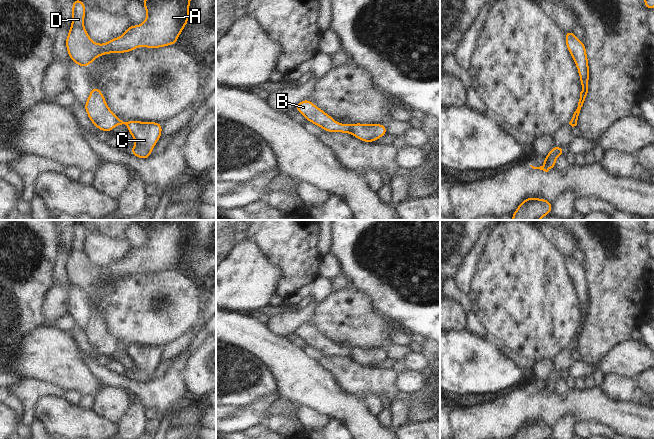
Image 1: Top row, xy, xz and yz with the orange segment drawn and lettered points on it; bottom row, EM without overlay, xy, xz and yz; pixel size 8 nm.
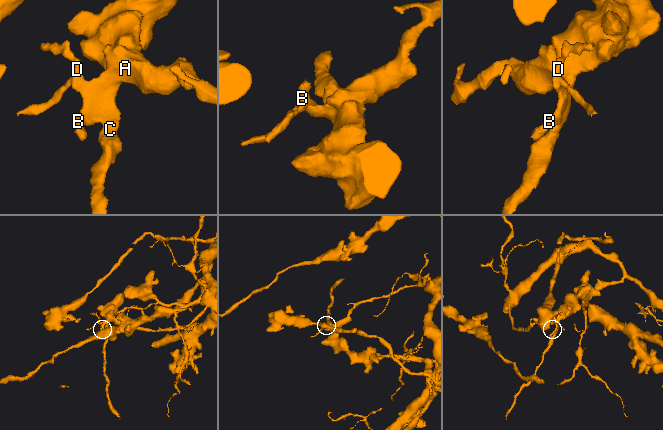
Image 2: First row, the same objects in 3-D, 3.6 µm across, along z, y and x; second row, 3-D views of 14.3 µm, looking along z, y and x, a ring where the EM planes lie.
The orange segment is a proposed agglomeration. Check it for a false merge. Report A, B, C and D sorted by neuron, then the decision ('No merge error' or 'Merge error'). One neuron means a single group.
Groups: A B D / C. Merge error.

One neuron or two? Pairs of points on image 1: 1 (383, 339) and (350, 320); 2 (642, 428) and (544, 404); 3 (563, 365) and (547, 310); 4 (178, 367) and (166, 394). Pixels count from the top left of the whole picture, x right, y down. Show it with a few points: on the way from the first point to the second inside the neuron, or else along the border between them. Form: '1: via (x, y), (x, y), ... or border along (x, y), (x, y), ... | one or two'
1: via (375, 332), (358, 323) | one
2: via (618, 415), (595, 405), (568, 405) | one
3: border along (568, 347), (561, 350), (551, 360) | two
4: via (174, 374), (170, 387) | one

